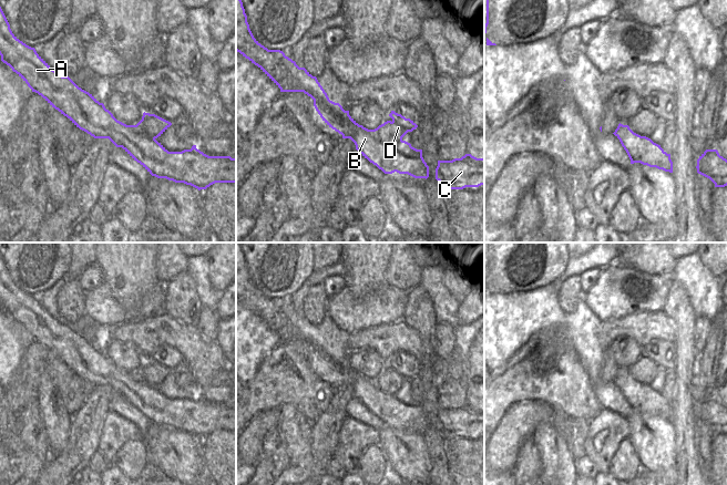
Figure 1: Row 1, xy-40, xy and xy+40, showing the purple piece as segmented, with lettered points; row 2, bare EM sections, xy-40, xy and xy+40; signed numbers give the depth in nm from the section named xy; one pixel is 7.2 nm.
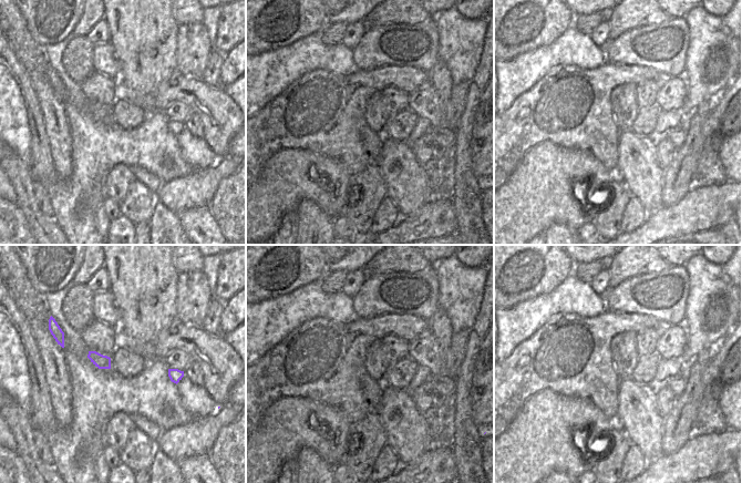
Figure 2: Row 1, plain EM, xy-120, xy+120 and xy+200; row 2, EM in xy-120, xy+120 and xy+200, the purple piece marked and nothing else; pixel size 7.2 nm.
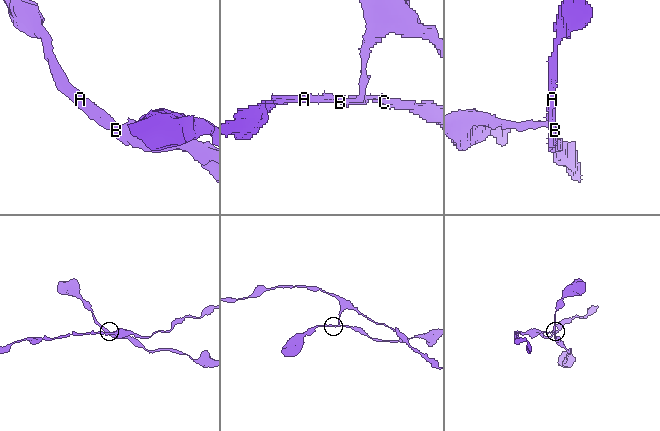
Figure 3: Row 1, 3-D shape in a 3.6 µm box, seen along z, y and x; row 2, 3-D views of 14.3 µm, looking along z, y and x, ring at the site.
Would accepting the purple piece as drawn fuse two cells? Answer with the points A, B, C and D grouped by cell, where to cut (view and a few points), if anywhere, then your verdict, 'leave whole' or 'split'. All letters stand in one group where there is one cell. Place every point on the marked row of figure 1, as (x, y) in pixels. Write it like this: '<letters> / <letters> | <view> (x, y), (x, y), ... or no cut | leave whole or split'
A B C / D | xy (378, 126), (379, 134), (386, 142), (395, 144), (401, 141) | split

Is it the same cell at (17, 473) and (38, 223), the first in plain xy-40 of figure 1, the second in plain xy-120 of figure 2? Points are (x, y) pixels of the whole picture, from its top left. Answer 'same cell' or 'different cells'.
same cell

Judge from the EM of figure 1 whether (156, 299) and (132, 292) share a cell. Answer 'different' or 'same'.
same

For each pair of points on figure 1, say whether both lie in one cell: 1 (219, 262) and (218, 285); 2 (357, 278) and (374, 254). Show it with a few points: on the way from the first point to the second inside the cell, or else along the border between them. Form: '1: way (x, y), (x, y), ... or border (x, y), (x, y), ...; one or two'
1: way (219, 268), (219, 279); one
2: way (361, 272), (367, 266), (368, 259); one

